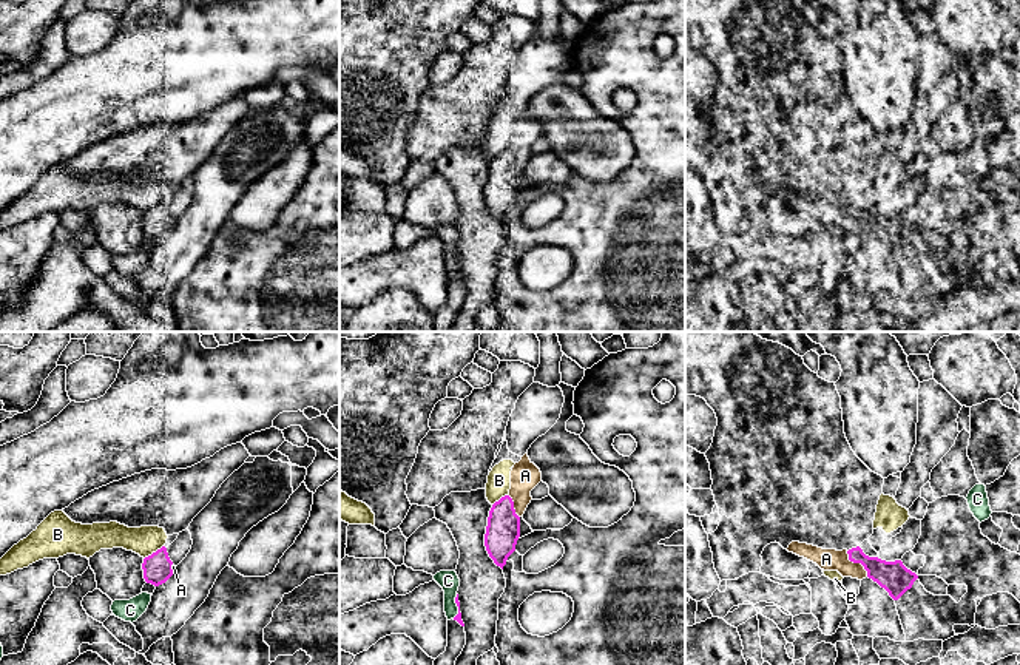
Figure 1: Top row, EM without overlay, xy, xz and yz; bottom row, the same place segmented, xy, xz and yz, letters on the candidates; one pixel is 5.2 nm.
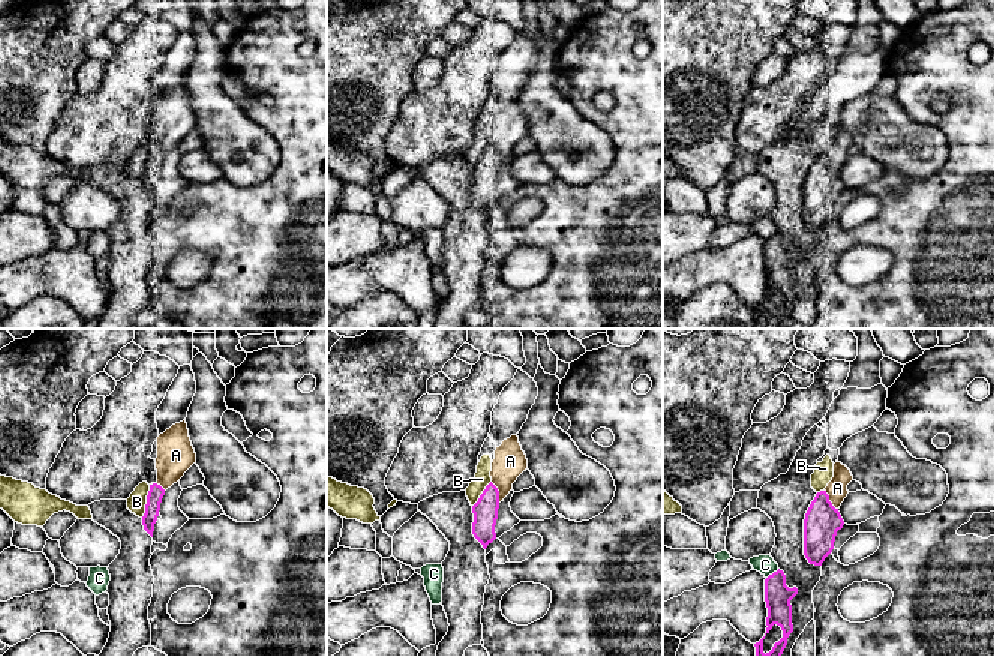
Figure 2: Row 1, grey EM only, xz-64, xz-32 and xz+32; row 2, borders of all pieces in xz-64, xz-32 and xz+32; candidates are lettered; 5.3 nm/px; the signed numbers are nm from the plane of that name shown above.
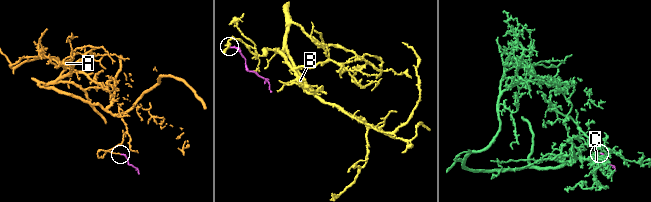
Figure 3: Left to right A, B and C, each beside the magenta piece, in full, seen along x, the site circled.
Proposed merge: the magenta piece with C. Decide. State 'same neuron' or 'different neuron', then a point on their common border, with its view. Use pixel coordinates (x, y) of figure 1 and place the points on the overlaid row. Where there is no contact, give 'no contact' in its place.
different neuron; contact xz (457, 605)

